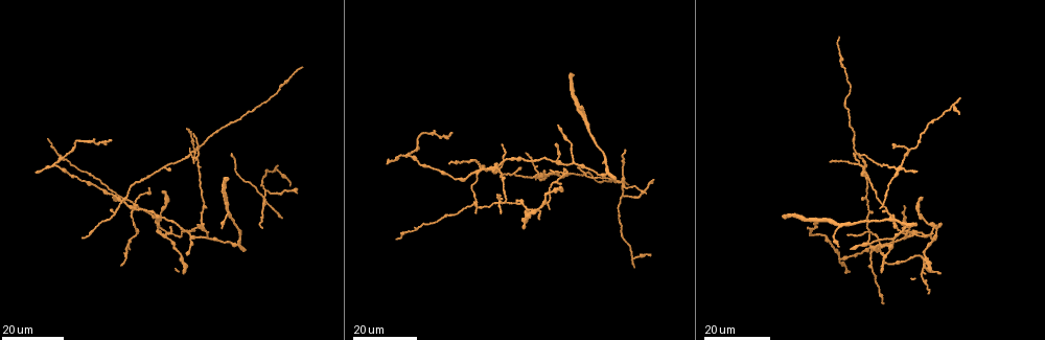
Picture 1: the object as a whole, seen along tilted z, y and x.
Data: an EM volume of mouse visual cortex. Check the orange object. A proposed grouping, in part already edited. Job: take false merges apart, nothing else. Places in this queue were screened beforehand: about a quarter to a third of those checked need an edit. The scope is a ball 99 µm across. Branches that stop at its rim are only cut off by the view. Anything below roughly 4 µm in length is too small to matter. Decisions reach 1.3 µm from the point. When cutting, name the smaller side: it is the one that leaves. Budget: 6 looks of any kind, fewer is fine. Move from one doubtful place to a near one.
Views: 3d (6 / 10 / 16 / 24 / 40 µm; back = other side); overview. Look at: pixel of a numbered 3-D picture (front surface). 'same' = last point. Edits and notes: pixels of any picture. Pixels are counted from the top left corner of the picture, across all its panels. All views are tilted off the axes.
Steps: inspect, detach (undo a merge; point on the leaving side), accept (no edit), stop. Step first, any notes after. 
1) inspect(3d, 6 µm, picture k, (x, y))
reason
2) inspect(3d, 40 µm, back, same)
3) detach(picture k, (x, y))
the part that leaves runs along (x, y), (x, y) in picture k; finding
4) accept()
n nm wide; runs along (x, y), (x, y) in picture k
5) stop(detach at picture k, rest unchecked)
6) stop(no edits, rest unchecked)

inspect(3d, 16 µm, picture 1, (276, 166))
three-way junction

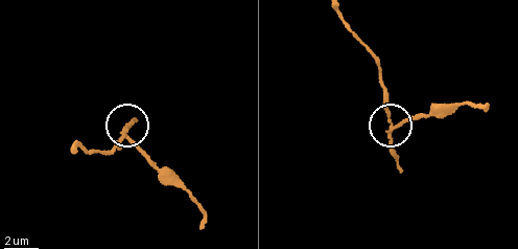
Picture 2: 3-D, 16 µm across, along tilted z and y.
inspect(3d, 6 µm, picture 2, (389, 130))

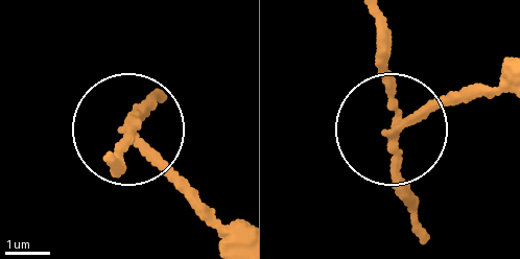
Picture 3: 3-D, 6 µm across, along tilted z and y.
inspect(3d, 6 µm, back, picture 3, (395, 122))
other side

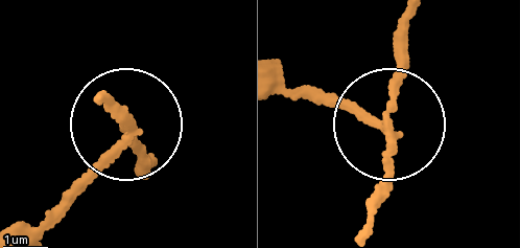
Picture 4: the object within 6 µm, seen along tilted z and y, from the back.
detach(picture 4, (139, 161))
the part that leaves runs along (394, 118), (405, 15) in picture 4; a second neuron is stuck on

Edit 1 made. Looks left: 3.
inspect(3d, 16 µm, picture 1, (879, 250))
a fork

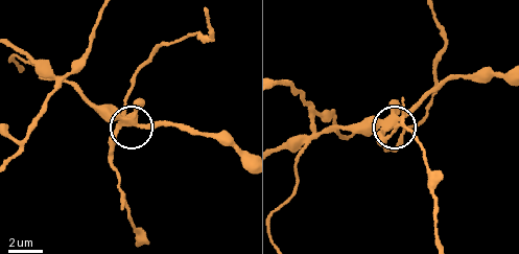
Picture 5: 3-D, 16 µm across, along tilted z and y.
inspect(3d, 6 µm, picture 5, (119, 128))

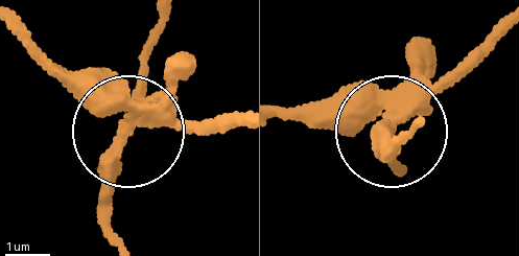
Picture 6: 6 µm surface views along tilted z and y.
detach(picture 6, (105, 178))
side arm 32 µm; a second neuron is stuck on

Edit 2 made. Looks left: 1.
stop(detach at picture 4, detach at picture 6, rest unchecked)

